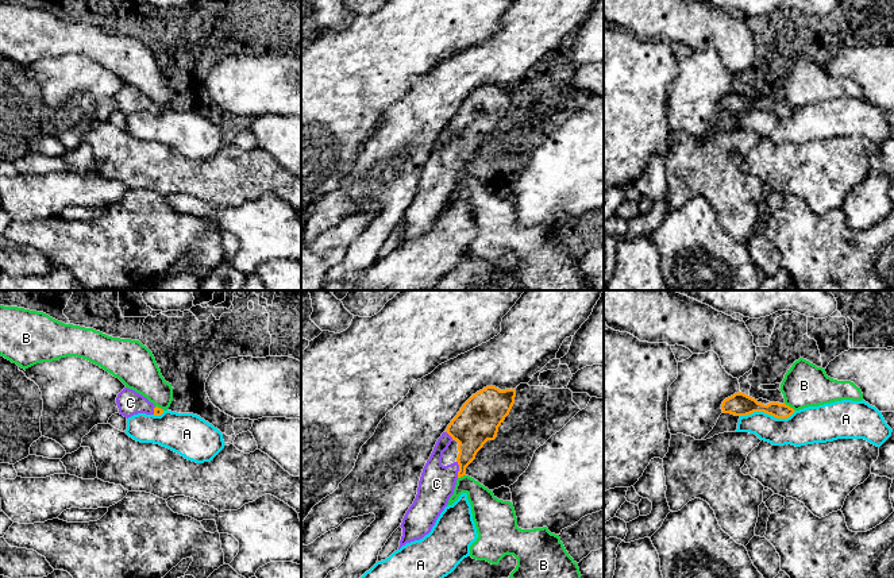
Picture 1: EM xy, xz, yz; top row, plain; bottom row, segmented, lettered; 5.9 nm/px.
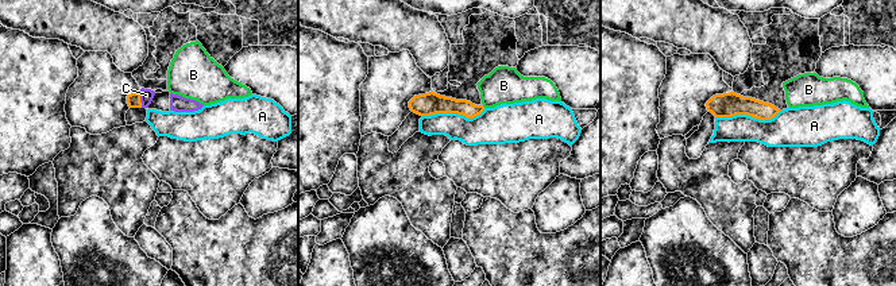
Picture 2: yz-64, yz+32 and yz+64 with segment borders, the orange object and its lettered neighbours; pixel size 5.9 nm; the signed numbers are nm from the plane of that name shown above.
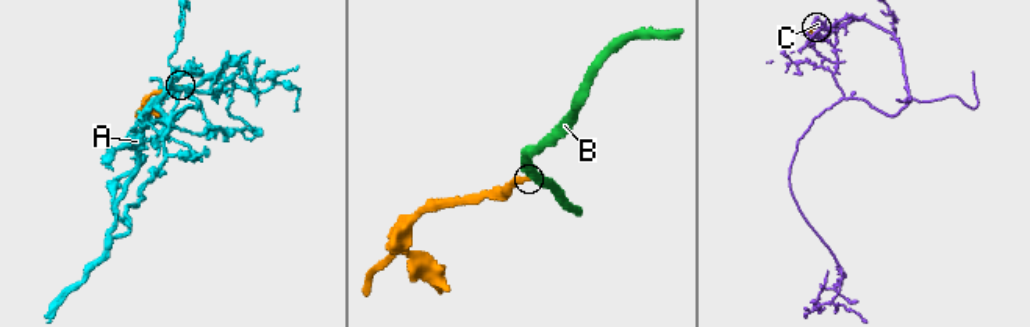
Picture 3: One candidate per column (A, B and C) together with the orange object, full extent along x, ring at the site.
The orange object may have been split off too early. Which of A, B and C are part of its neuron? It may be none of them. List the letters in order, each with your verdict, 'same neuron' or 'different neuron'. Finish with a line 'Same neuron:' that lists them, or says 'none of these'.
A: different neuron
B: different neuron
C: same neuron
Same neuron: C

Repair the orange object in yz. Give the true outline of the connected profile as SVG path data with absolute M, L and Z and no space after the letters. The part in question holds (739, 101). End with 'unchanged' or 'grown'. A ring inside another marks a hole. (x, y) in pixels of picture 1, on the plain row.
M739 89L725 96L721 101L722 111L731 111L735 113L747 113L754 109L764 109L777 116L787 116L795 108L789 103L779 100L770 100L767 103L758 100L755 96Z; unchanged

